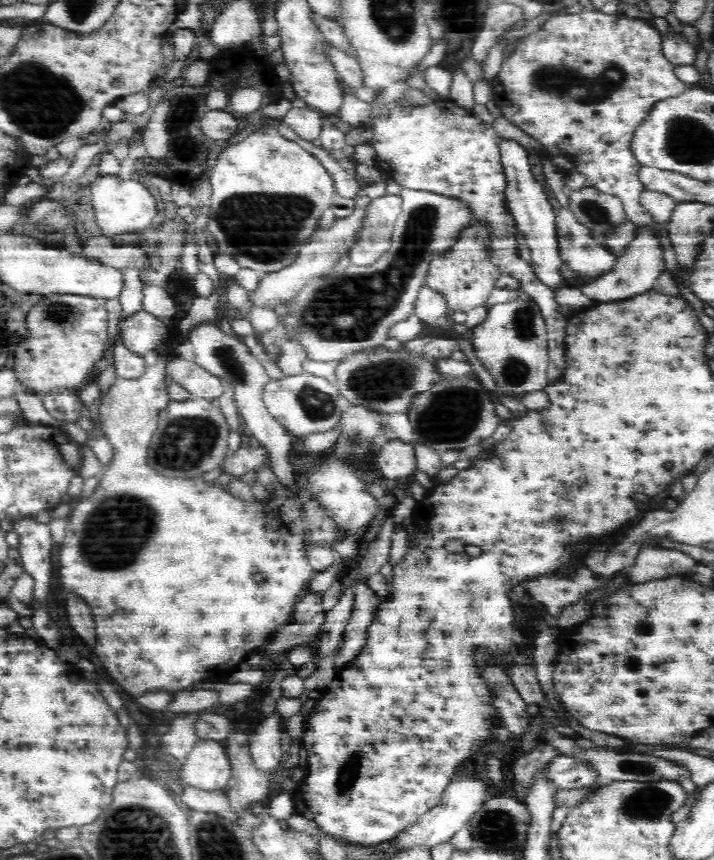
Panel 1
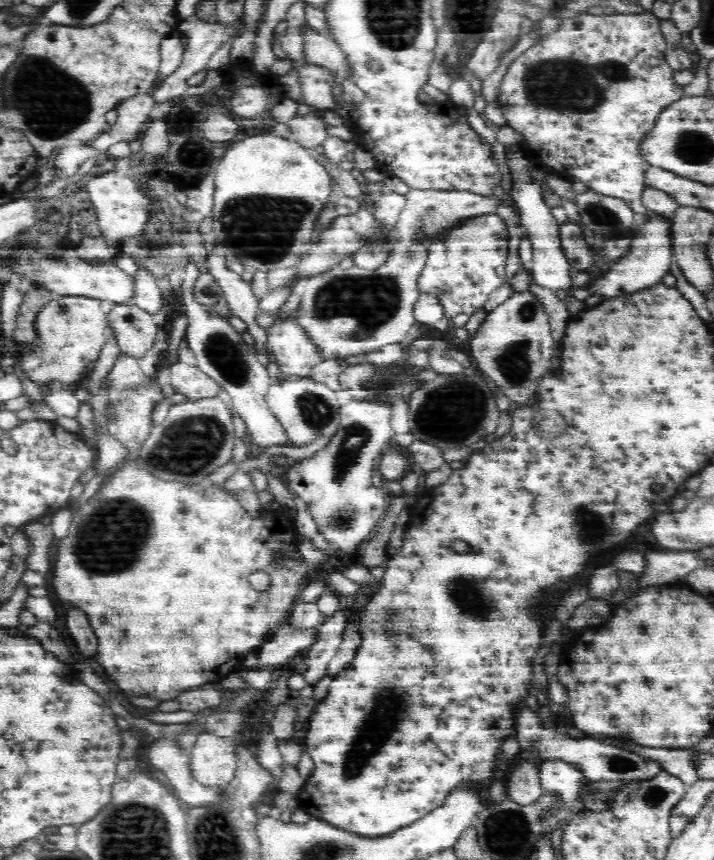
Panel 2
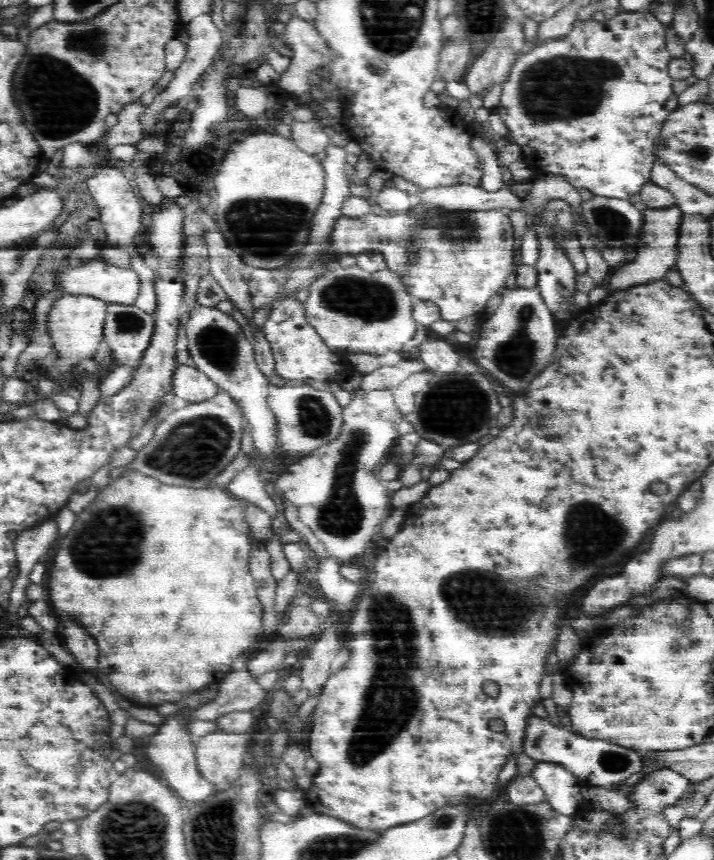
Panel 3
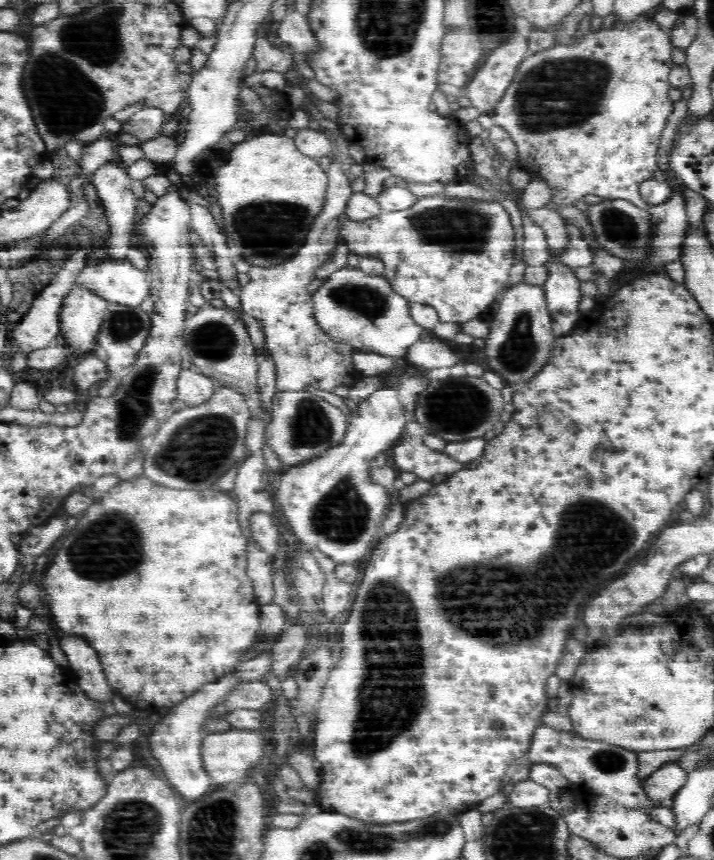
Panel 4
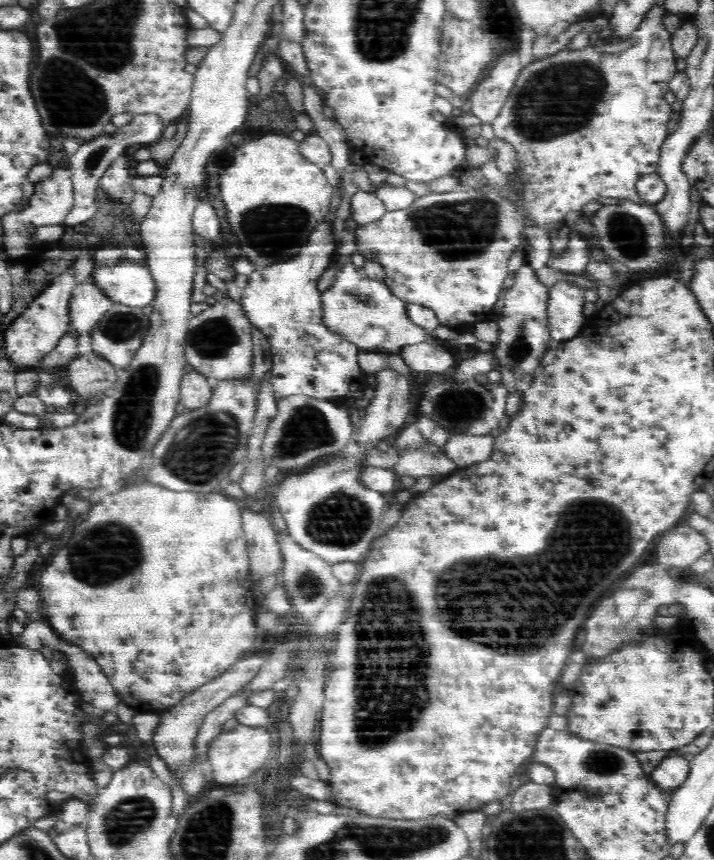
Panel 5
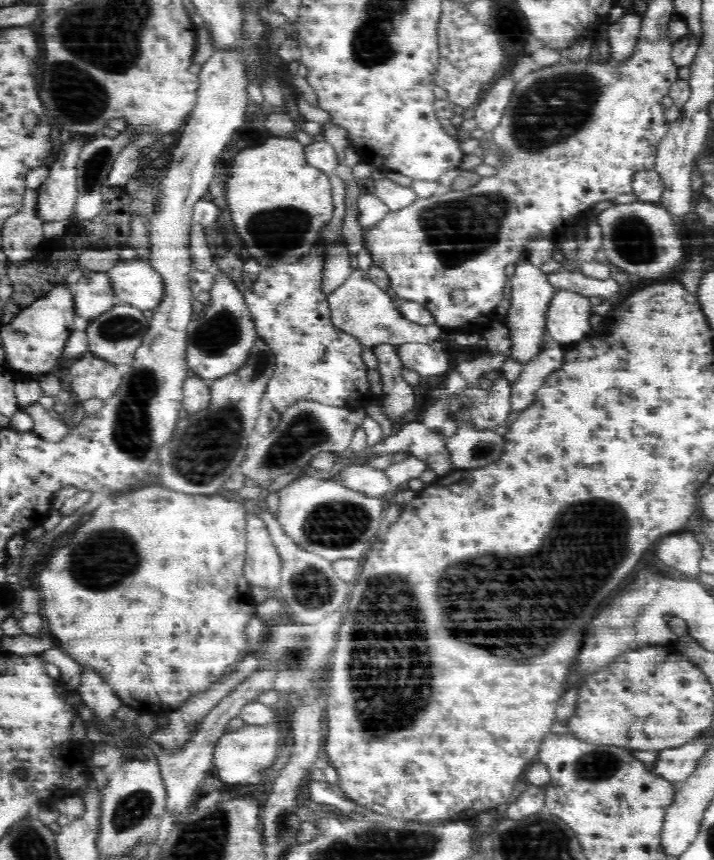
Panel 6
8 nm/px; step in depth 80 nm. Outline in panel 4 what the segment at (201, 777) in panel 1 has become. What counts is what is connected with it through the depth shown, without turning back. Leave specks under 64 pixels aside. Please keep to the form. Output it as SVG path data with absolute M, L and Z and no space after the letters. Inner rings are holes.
M226 730L208 733L200 742L201 766L205 773L218 786L236 784L245 778L246 772L261 760L264 749L264 734L257 731Z

